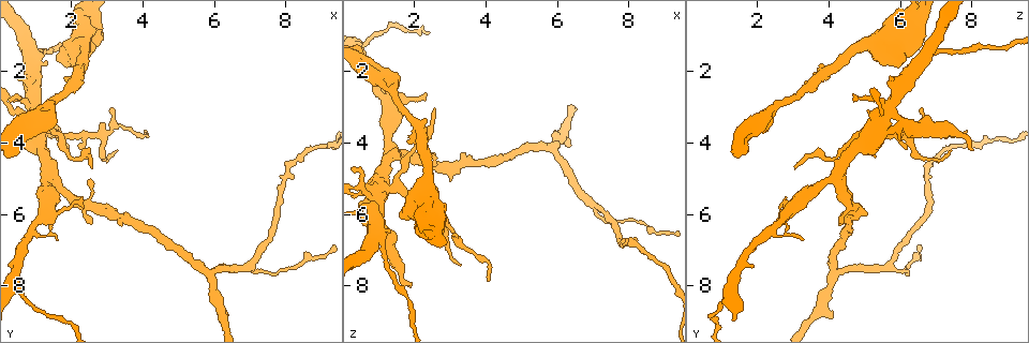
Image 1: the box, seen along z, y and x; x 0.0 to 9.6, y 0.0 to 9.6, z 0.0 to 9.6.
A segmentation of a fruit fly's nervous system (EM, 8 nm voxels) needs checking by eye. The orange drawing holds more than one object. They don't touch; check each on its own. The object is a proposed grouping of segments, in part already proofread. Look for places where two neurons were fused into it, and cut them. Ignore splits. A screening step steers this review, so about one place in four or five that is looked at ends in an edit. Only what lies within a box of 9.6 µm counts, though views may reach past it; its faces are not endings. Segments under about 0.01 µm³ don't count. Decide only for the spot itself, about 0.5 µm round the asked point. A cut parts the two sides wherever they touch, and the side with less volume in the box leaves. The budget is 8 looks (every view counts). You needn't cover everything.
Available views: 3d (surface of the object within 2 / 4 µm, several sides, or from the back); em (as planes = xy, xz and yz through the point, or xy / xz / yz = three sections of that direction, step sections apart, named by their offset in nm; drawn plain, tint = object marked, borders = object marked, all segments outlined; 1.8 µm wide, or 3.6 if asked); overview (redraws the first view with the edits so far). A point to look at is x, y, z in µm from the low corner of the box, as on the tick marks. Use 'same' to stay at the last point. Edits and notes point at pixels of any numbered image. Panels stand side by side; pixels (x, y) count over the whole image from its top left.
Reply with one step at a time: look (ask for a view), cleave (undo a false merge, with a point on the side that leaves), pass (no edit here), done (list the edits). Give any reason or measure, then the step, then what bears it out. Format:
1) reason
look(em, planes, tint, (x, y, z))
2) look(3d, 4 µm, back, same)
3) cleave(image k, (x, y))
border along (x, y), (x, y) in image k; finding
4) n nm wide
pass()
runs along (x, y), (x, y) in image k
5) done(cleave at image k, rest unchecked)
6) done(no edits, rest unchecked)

looks like a crossing
look(3d, 4 µm, (1.00, 3.25, 5.40))

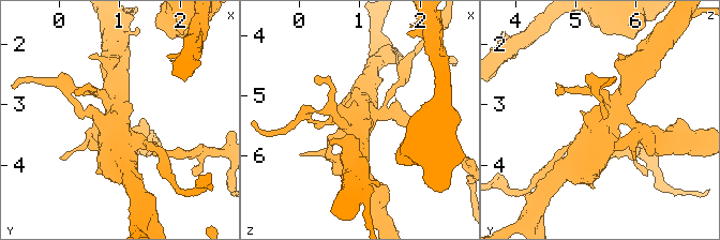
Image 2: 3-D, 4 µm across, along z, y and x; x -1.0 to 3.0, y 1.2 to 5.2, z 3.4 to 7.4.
need the tissue
look(em, xz, step 16, borders, (0.95, 3.30, 5.45))

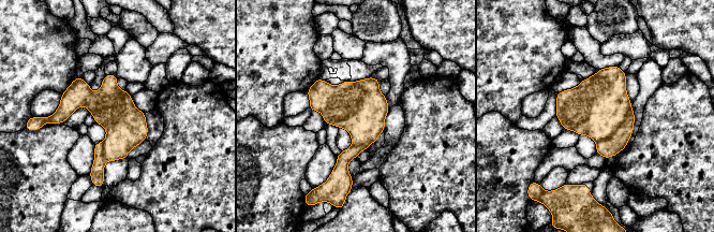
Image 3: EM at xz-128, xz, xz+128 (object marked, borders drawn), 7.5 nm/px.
cleave(image 3, (611, 146))
border along (631, 109), (610, 136), (596, 142) in image 3; a second neuron is stuck on

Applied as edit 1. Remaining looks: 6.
look(em, xy, step 8, tint, (1.40, 4.90, 4.25))

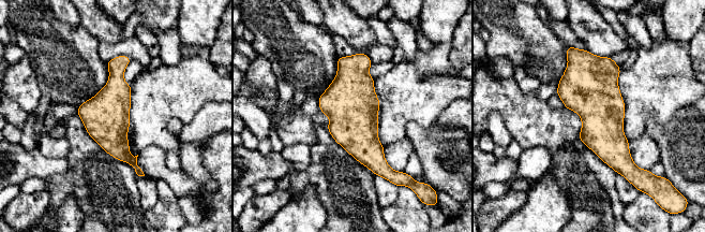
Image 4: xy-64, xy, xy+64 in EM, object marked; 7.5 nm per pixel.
pass()
continuous, no second neuron

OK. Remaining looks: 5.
abrupt turn
look(em, planes, plain, (1.50, 3.00, 2.40))

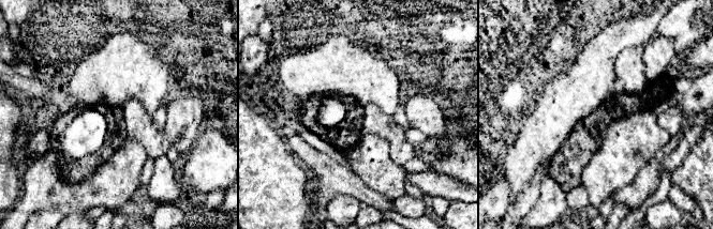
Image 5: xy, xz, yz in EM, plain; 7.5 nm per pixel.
where the object lies
look(em, planes, tint, same)

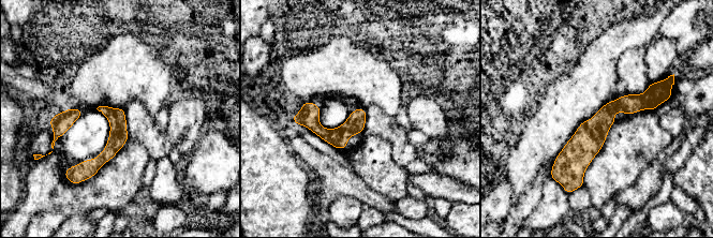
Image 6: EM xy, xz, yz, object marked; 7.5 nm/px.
pass()
runs along (660, 95), (615, 106), (556, 164) in image 6; continuous, no second neuron

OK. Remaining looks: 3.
sudden change in width
look(em, 3.6 µm, planes, plain, (0.70, 8.35, 1.10))

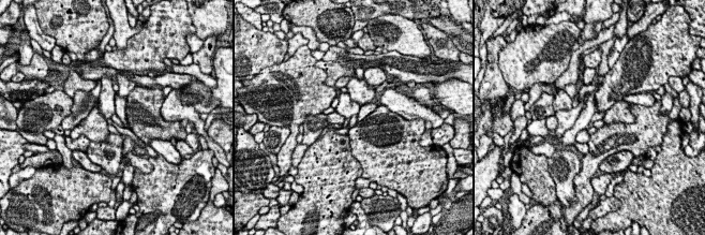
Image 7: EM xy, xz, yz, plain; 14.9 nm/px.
with the object marked
look(em, 3.6 µm, planes, tint, same)

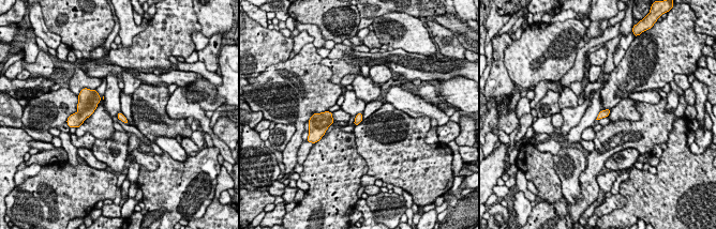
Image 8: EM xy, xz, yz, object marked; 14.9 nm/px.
pass()
one neuron here

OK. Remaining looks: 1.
done(cleave at image 3, rest unchecked)

